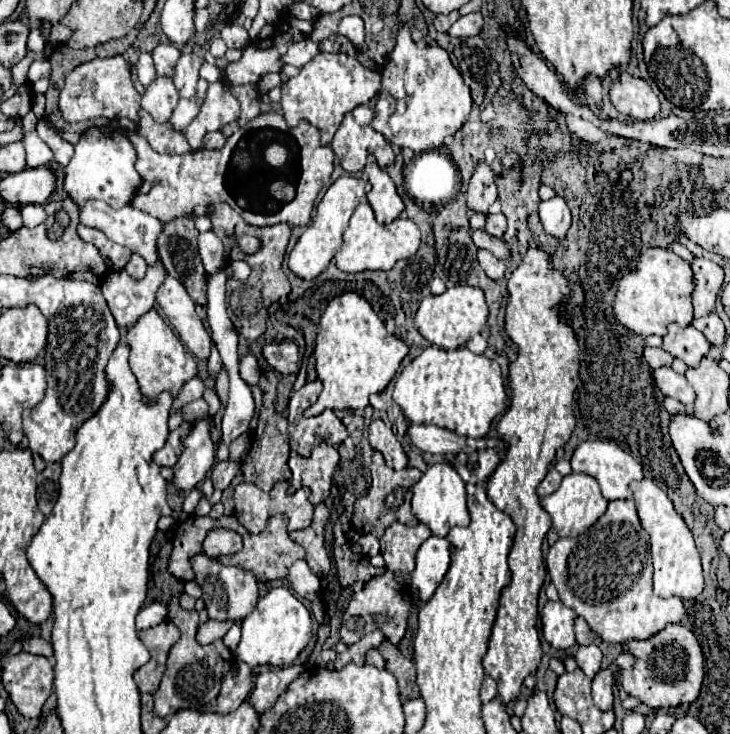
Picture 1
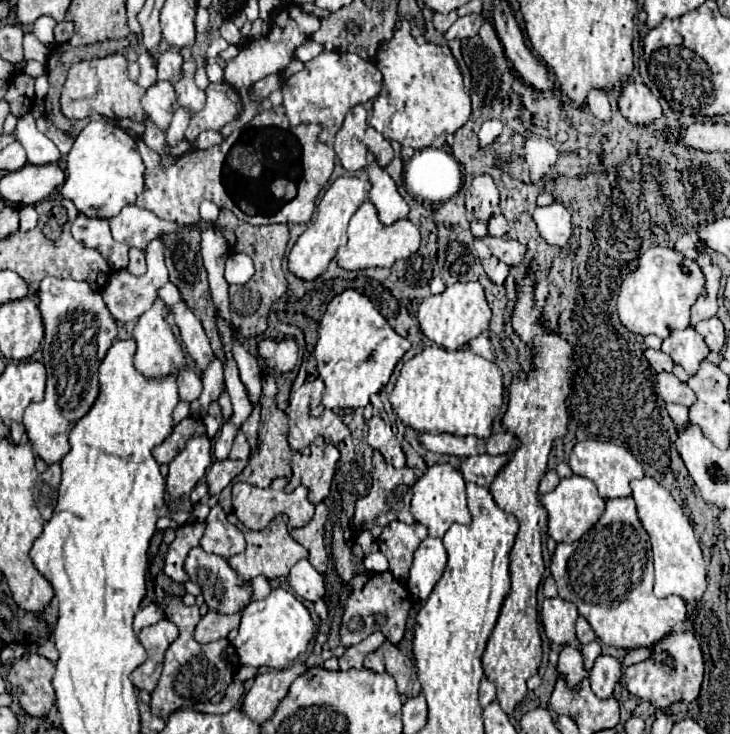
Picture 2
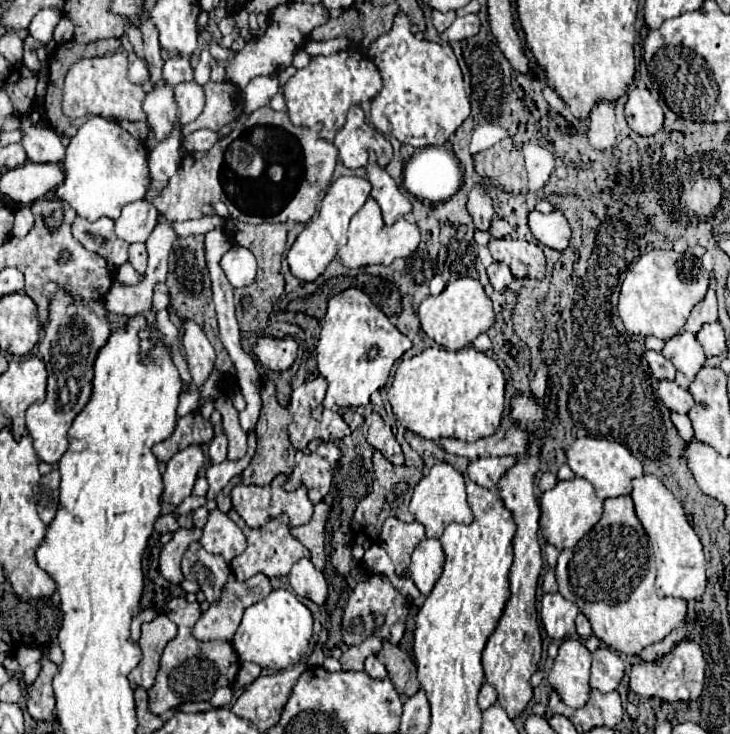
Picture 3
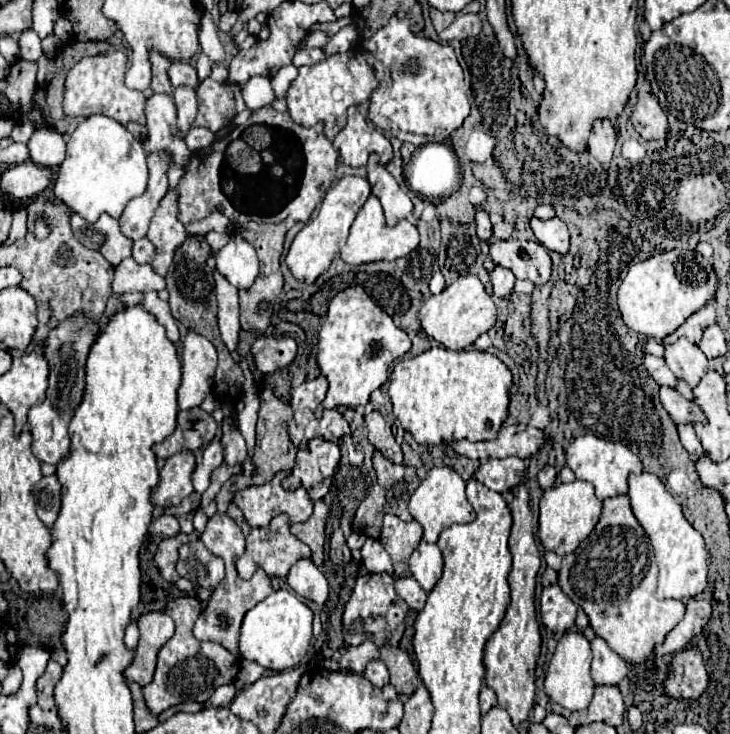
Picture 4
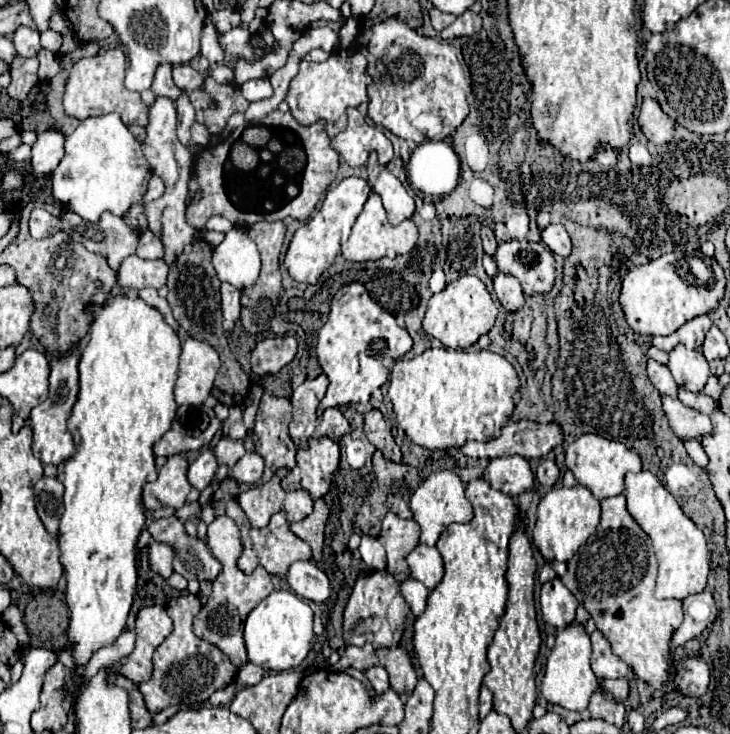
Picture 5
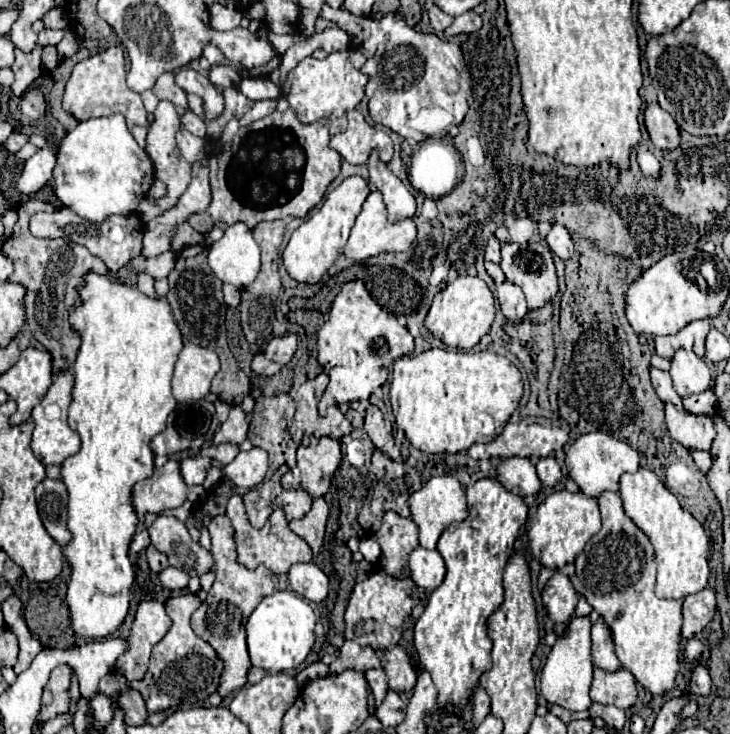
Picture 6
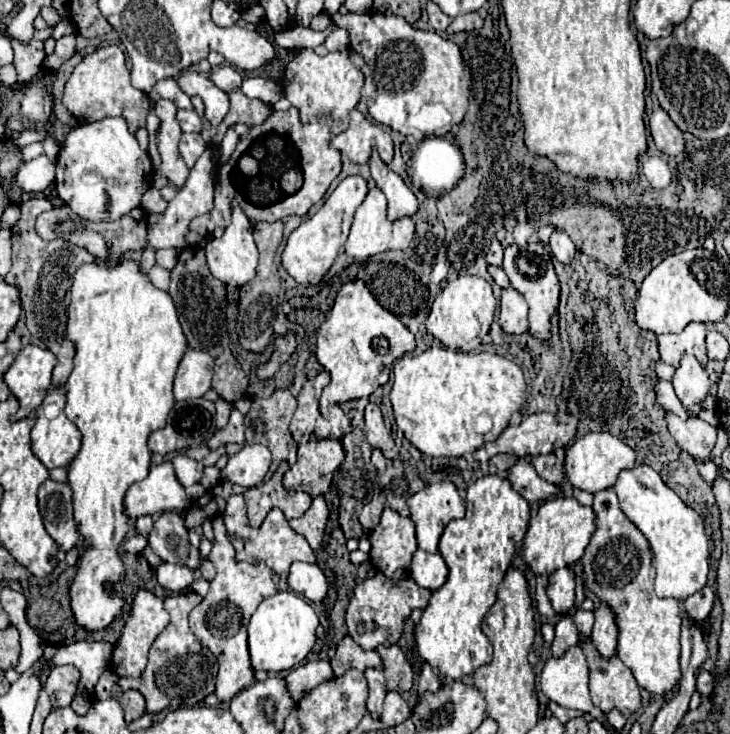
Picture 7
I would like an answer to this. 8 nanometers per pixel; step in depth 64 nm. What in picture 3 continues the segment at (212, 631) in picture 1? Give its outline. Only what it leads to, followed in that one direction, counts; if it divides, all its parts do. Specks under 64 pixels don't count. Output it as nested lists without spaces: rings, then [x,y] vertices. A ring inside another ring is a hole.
[[[230,576],[228,584],[224,586],[220,602],[212,604],[192,628],[194,638],[200,642],[208,640],[232,642],[232,636],[240,626],[244,610],[254,602],[264,600],[270,592],[272,586],[266,576],[254,576],[248,580],[248,584],[242,584],[234,576]]]

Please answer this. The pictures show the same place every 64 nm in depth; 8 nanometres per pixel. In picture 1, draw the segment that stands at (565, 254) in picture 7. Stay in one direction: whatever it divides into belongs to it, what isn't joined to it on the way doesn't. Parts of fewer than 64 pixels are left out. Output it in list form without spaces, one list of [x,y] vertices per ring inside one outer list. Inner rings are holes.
[[[554,196],[546,202],[540,202],[540,222],[546,230],[546,234],[564,238],[568,228],[570,228],[570,208],[562,196]]]

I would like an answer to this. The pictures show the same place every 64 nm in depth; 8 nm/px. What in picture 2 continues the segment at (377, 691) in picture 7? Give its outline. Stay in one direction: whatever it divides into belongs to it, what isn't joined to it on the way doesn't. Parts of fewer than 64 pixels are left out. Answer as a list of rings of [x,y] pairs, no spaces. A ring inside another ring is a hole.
[[[378,652],[368,654],[368,656],[366,656],[366,660],[364,660],[364,666],[366,666],[366,668],[370,668],[370,670],[374,670],[374,672],[384,672],[384,660],[380,658],[380,654],[378,654]]]

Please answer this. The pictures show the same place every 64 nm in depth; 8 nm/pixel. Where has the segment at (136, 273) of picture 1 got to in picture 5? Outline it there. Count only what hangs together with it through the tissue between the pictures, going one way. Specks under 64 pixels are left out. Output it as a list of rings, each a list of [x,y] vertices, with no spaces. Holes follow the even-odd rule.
[[[146,230],[146,232],[140,236],[138,248],[136,248],[136,256],[146,258],[146,260],[156,260],[156,258],[160,258],[160,256],[162,256],[162,242],[160,242],[160,238],[156,238],[150,230]]]

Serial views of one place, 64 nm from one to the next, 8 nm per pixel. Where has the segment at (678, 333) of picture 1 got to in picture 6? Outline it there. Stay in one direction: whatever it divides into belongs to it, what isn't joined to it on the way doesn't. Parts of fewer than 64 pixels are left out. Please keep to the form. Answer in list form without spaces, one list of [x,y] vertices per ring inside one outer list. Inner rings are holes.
[[[680,348],[676,356],[672,356],[672,366],[670,366],[670,376],[674,382],[674,390],[680,396],[690,396],[690,394],[700,394],[708,390],[712,378],[706,362],[696,356],[694,352],[688,352]]]

